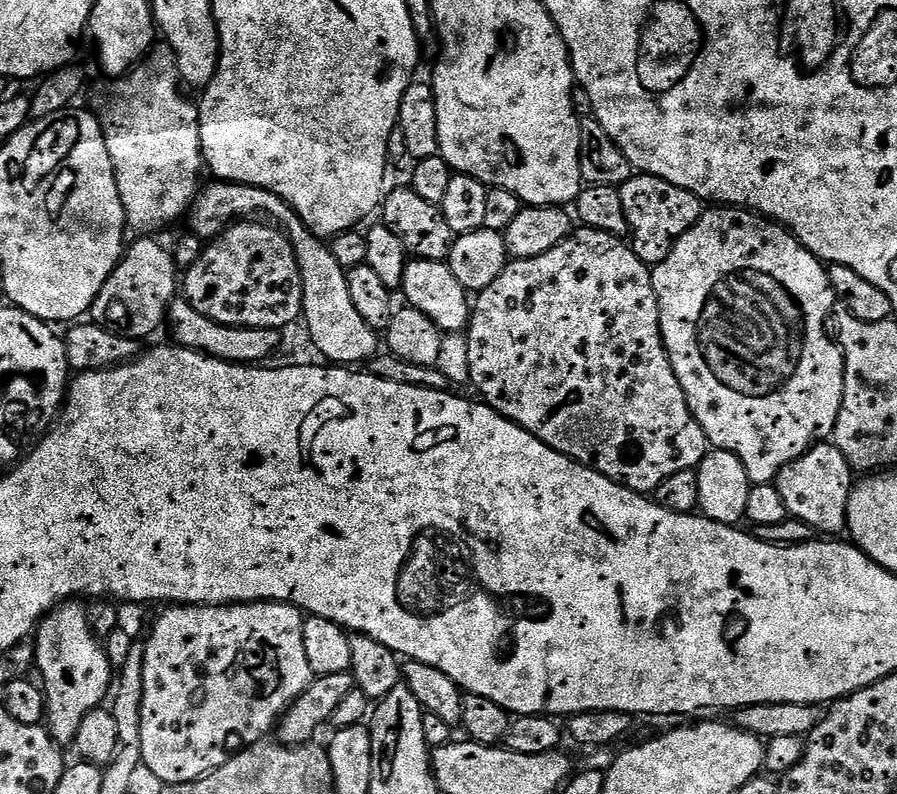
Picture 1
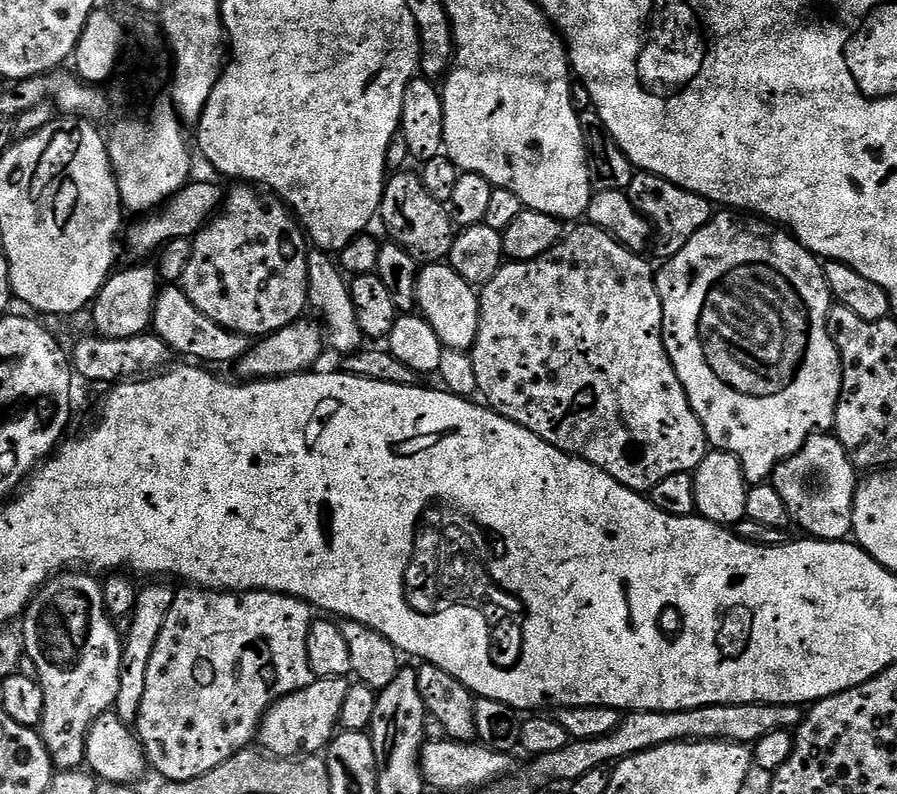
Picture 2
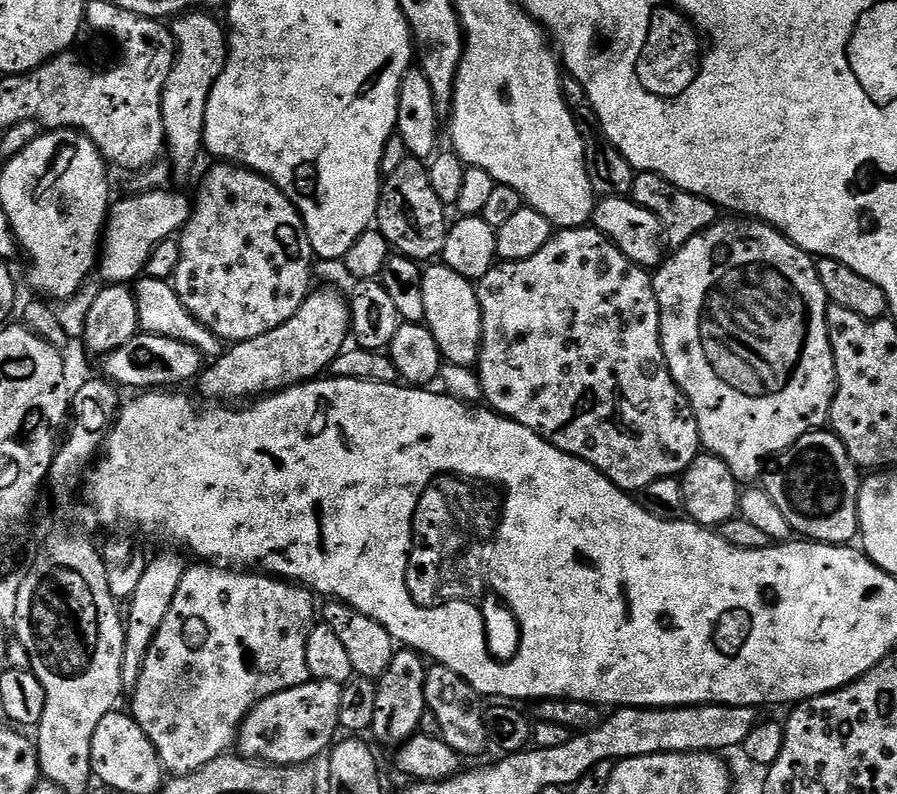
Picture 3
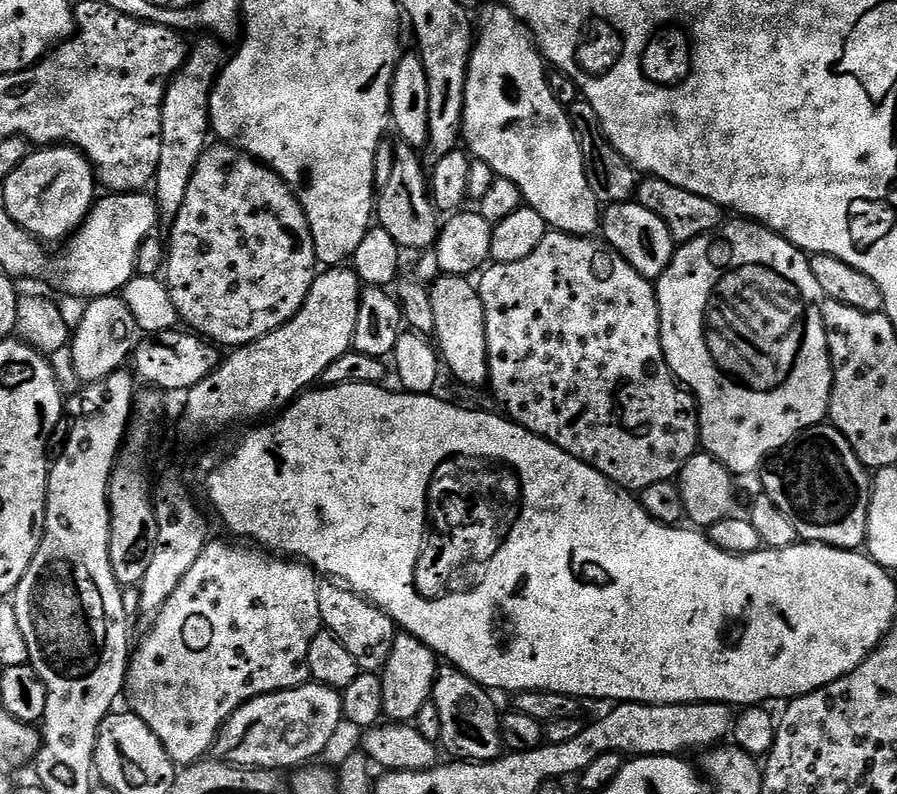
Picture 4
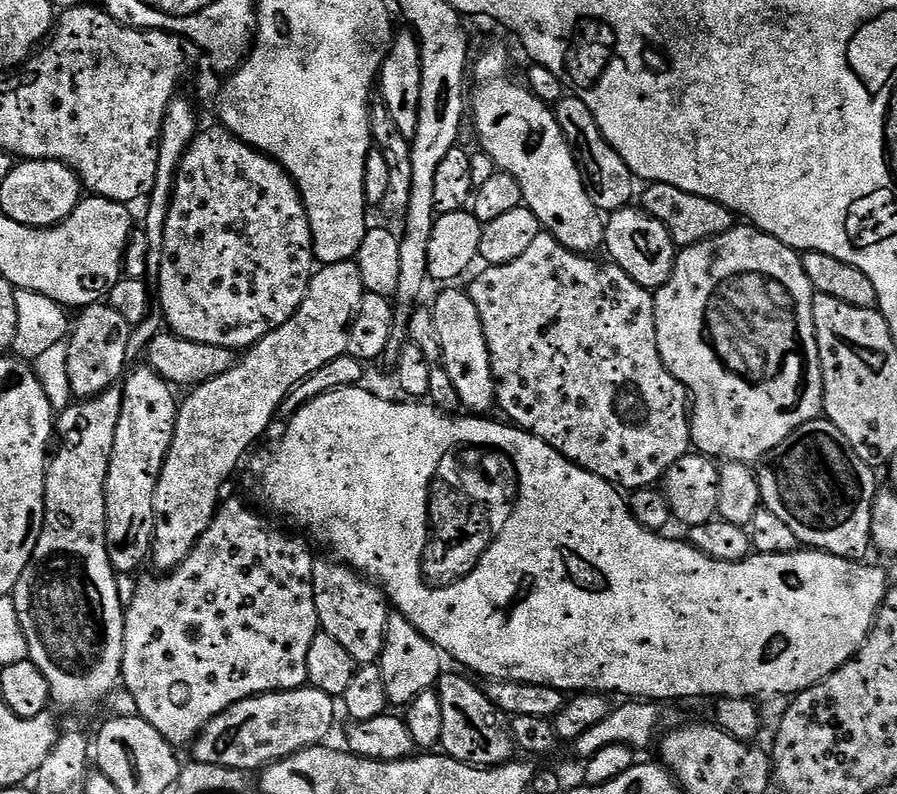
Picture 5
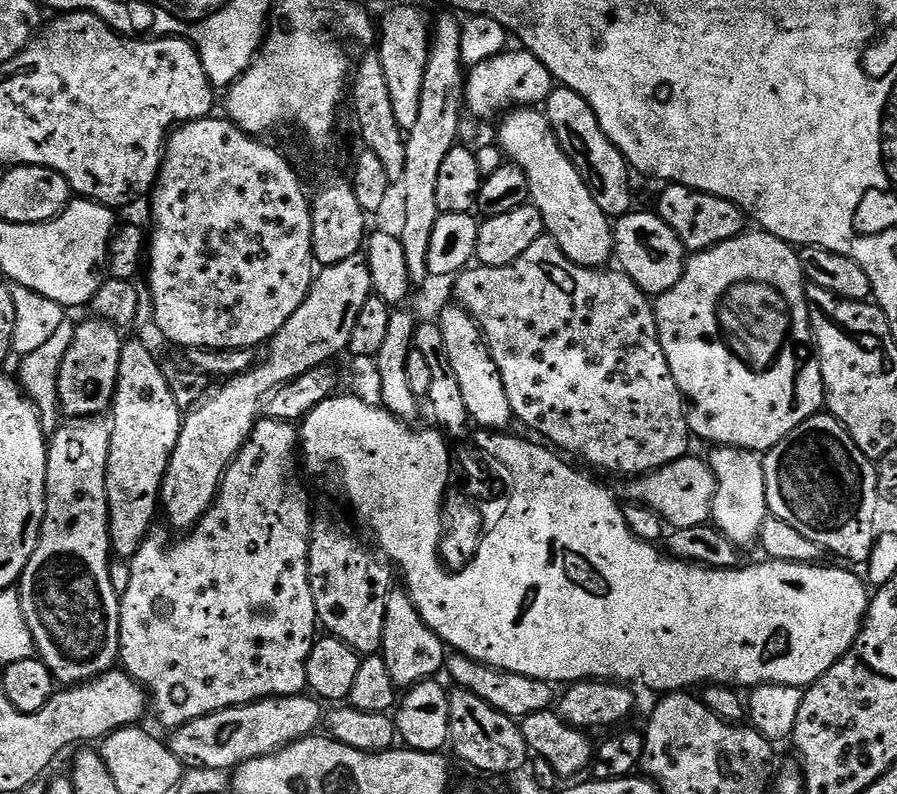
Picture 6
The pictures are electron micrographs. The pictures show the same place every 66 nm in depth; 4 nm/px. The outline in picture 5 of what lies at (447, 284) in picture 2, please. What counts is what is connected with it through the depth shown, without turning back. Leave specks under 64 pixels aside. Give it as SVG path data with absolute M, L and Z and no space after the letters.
M448 286L445 292L436 296L436 301L430 304L430 311L434 318L434 326L438 326L438 335L442 341L442 354L444 355L444 369L450 374L450 382L454 382L454 390L458 390L461 405L472 414L488 414L491 408L497 407L496 379L492 369L490 350L486 346L486 334L482 330L482 318L478 318L478 306L469 298L467 291L460 286Z

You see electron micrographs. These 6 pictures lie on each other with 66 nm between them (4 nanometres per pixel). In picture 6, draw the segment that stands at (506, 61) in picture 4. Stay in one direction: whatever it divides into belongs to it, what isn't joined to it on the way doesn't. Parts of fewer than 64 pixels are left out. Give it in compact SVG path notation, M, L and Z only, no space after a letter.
M517 107L509 111L500 121L502 122L498 147L511 163L517 164L526 174L528 195L531 203L535 204L536 209L542 214L545 233L558 242L562 254L566 254L570 262L583 268L603 269L607 265L604 263L607 260L611 261L614 256L612 251L613 225L610 223L610 217L602 210L598 210L598 202L594 202L594 194L590 194L586 182L582 182L582 174L578 174L578 170L562 150L547 115L535 107Z

